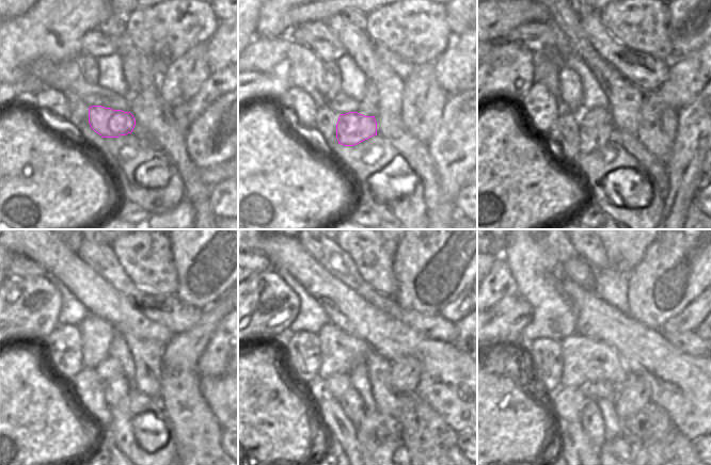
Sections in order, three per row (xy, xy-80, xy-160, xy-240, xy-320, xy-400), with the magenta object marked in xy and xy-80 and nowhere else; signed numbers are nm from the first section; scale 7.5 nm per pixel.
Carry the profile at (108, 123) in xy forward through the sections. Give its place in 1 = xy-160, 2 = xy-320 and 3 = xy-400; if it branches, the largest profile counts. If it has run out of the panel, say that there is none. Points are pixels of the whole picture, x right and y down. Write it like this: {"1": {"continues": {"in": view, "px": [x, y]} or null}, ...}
{"1": {"continues": {"in": "xy-160", "px": [590, 138]}}, "2": {"continues": {"in": "xy-320", "px": [352, 404]}}, "3": {"continues": {"in": "xy-400", "px": [591, 419]}}}

